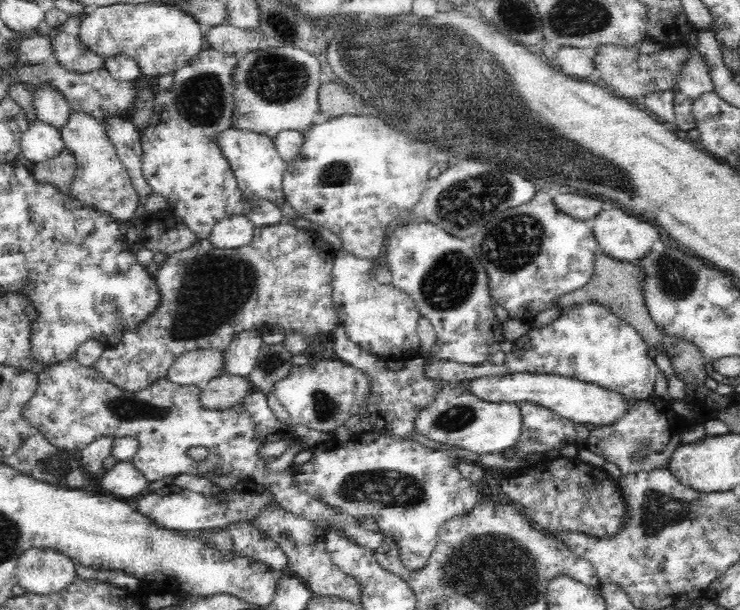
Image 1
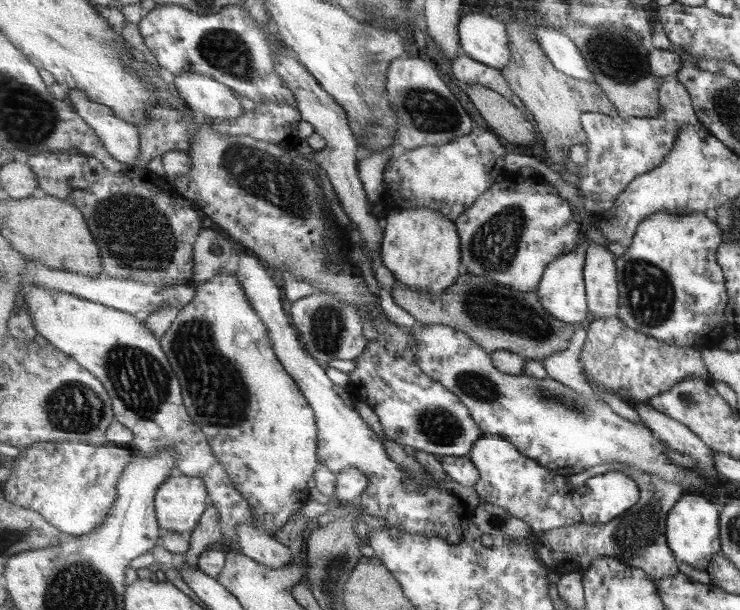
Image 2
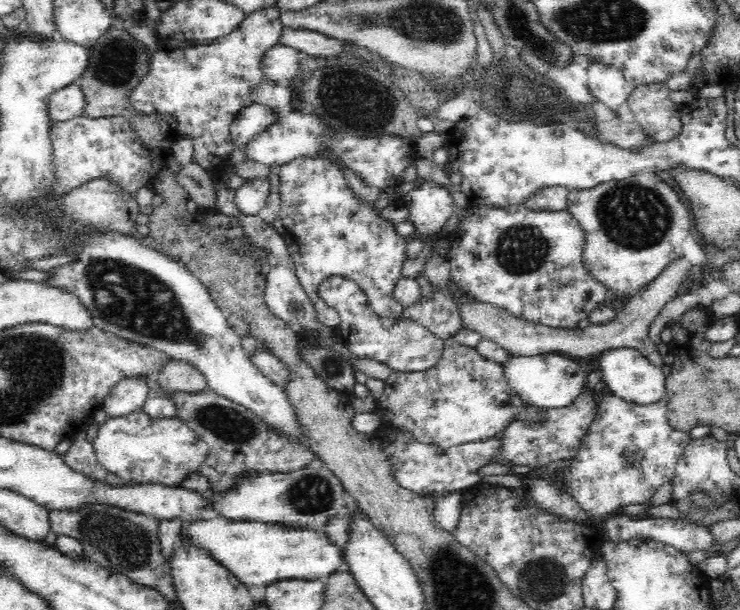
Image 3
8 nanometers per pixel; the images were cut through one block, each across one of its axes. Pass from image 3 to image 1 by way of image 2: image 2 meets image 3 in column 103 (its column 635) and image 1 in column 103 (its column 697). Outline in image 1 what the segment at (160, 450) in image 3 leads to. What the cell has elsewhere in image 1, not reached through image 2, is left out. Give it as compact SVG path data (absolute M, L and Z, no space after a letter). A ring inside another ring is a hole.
M132 460L117 461L112 470L105 470L100 477L98 482L109 495L118 499L132 498L132 501L150 484Z

